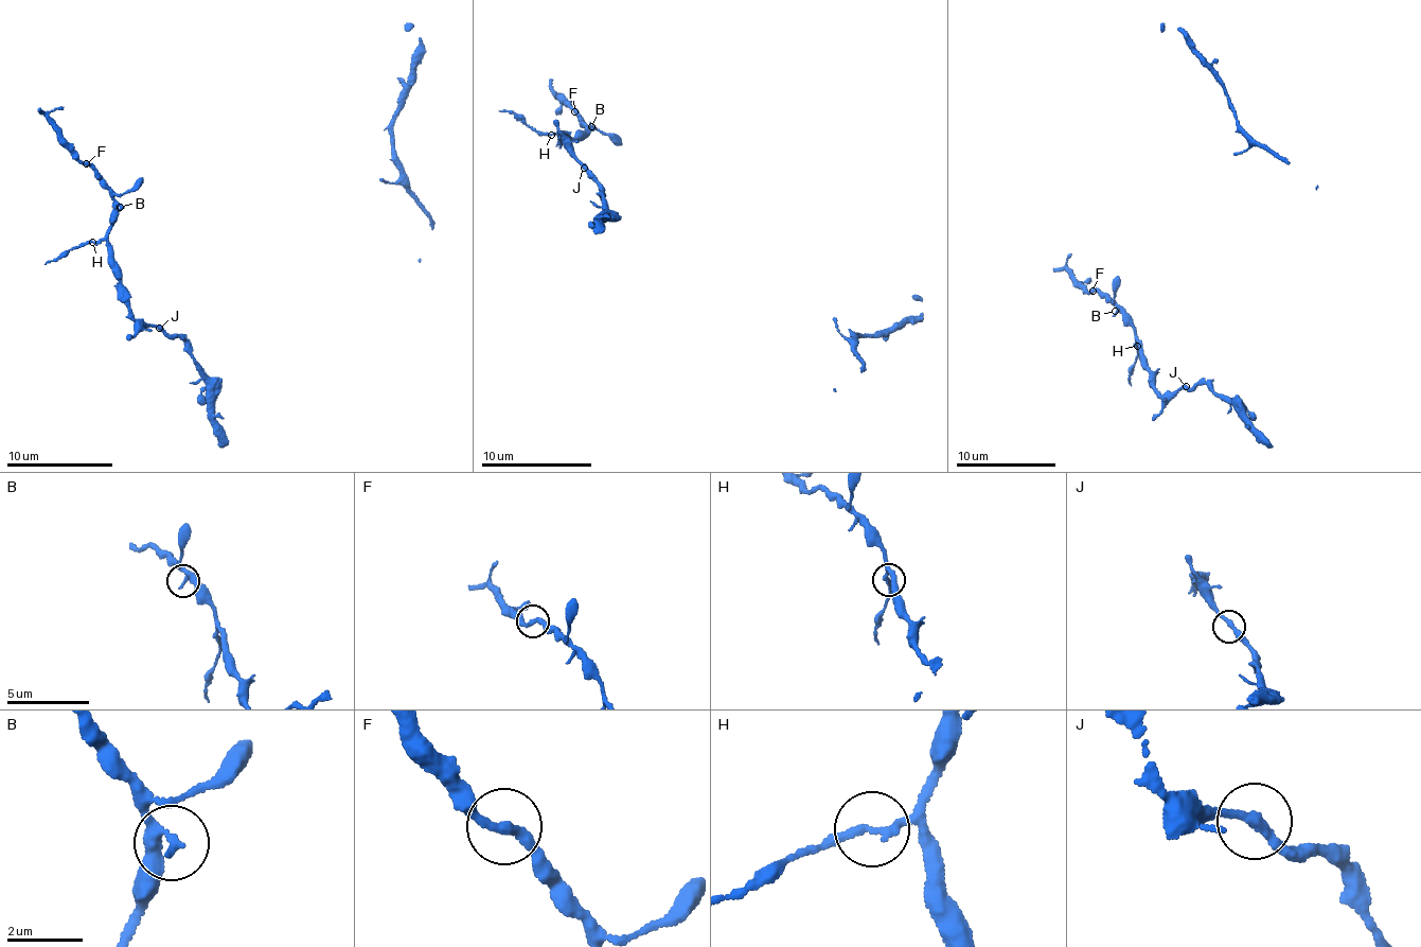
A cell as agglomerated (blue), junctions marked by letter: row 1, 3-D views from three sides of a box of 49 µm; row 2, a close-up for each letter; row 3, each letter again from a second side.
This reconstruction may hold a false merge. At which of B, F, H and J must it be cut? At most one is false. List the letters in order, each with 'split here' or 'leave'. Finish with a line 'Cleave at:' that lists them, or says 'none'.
B: leave
F: leave
H: split here
J: leave
Cleave at: H

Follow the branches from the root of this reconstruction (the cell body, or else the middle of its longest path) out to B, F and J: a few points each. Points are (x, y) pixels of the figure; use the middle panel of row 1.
B: (572, 151), (572, 146), (563, 137), (569, 141), (591, 126)
F: (572, 151), (563, 137), (566, 141), (565, 137), (568, 141), (576, 139), (587, 127), (574, 111)
J: (572, 151), (575, 161), (584, 168)

